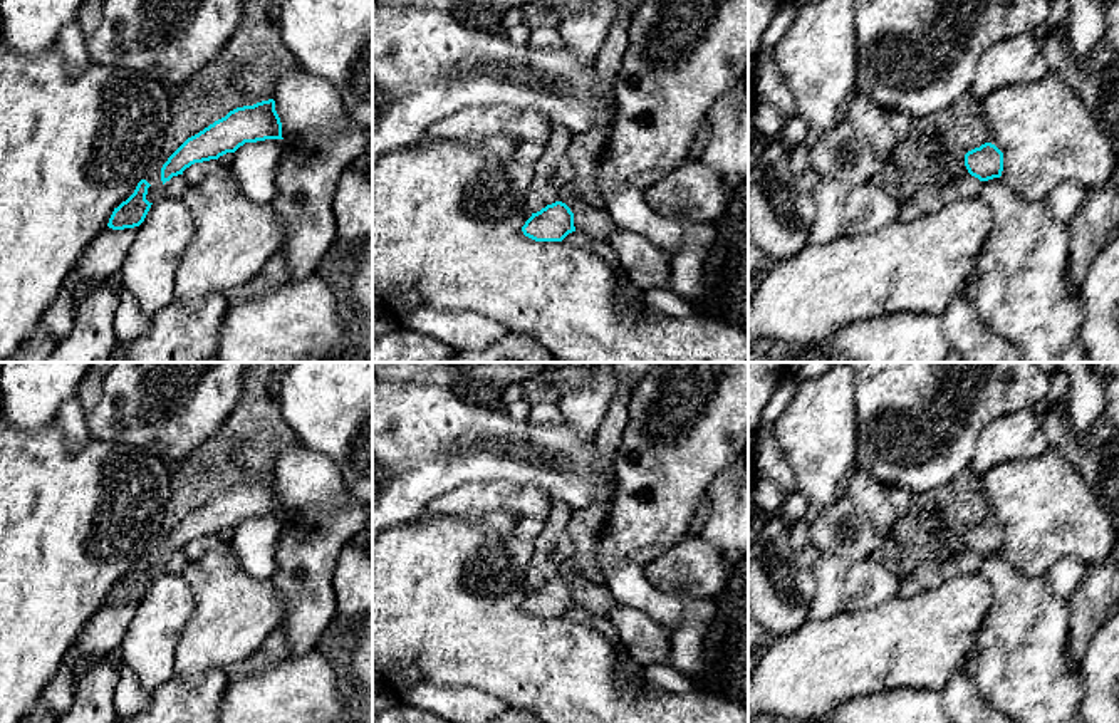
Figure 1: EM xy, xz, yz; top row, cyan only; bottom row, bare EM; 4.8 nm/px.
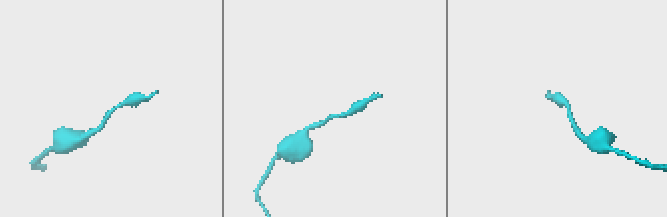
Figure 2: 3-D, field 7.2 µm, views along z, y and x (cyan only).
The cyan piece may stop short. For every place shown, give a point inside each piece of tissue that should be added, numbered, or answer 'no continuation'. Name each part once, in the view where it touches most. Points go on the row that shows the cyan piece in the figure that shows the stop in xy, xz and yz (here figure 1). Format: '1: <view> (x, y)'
no continuation

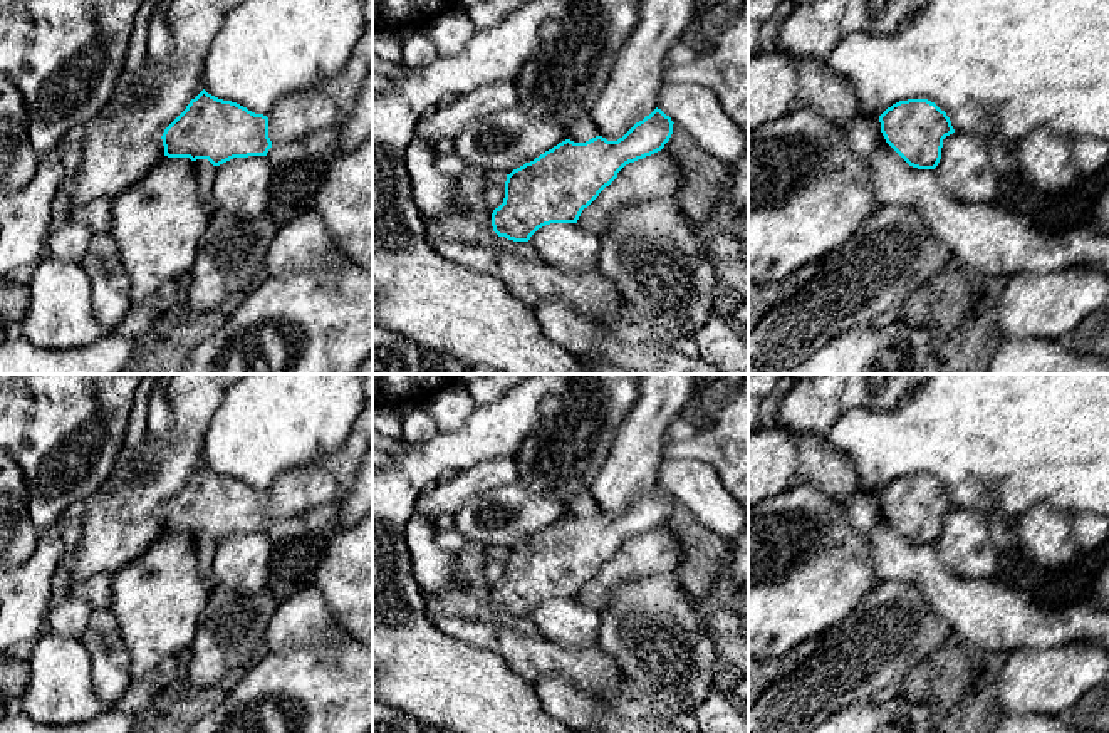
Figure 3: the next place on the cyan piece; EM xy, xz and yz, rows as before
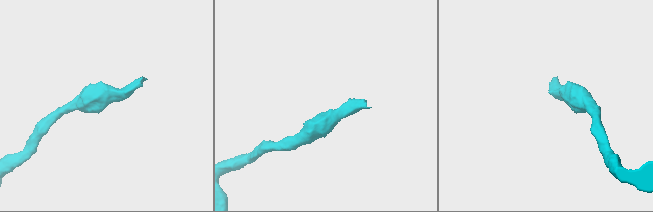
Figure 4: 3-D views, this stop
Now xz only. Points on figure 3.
1: xz (583, 129)

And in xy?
1: xy (205, 171)

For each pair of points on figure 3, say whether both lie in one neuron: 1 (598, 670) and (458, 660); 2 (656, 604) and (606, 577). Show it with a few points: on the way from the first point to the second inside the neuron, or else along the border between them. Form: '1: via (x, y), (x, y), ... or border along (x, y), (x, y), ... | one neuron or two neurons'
1: border along (468, 644), (494, 651), (512, 671), (532, 685) | two neurons
2: border along (656, 574), (619, 582), (596, 611) | two neurons

